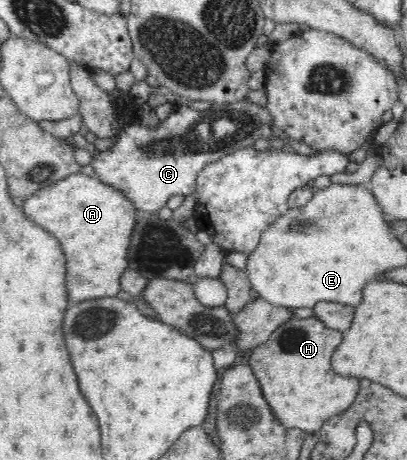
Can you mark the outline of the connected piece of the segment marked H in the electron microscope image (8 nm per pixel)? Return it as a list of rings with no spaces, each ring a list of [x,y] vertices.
[[[315,316],[304,319],[291,318],[273,330],[264,343],[252,349],[248,364],[255,380],[258,381],[259,388],[262,389],[263,397],[274,413],[275,420],[280,425],[303,430],[306,433],[316,433],[328,417],[340,414],[351,405],[354,394],[358,392],[358,380],[342,378],[330,370],[332,353],[342,337],[342,332],[324,326]]]

